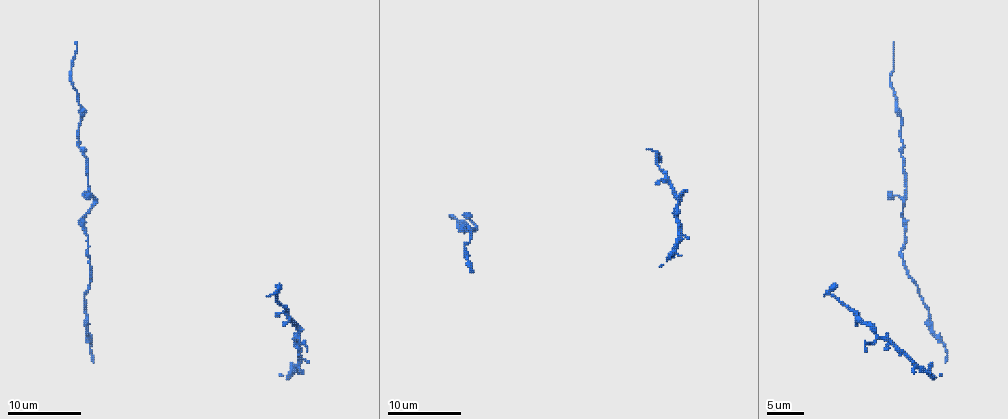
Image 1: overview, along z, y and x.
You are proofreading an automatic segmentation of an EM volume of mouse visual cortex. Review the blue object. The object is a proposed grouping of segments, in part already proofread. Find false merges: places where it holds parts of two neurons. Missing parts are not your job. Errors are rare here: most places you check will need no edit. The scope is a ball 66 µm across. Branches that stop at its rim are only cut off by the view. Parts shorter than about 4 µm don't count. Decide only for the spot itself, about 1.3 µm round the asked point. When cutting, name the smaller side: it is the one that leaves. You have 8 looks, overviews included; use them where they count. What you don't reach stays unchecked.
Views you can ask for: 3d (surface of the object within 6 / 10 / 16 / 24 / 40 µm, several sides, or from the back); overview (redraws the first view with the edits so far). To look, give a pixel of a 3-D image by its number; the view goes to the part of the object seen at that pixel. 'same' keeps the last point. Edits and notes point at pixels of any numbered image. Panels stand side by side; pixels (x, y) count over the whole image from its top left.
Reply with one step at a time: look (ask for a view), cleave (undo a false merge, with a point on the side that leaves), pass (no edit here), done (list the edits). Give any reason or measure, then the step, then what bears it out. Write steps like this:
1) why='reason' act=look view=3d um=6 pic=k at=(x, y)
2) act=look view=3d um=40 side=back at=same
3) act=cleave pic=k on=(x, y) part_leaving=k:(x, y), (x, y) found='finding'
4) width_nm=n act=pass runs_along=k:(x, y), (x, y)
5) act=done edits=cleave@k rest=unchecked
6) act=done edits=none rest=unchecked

act=look view=3d um=10 pic=1 at=(80, 105)

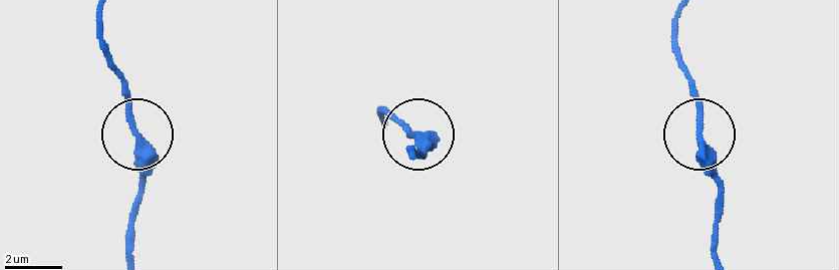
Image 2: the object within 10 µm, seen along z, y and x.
act=pass runs_along=2:(131, 255), (138, 140), (119, 70) found='continuous, no second neuron'

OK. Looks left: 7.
why='calibre changes' act=look view=3d um=10 pic=1 at=(904, 145)

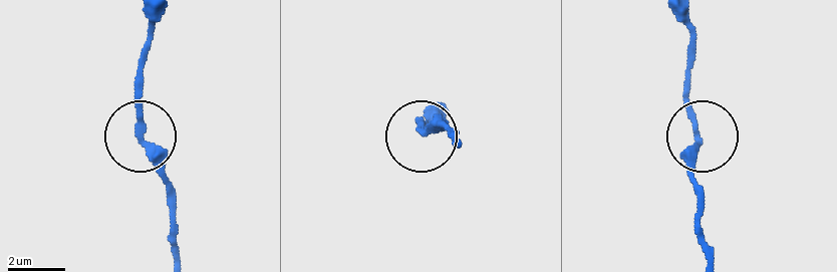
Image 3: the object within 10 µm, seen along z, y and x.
width_nm=220 act=pass runs_along=3:(704, 259), (689, 166), (699, 129), (689, 101), (689, 53) found='all the same neuron'

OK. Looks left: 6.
why='thick turns thin' act=look view=3d um=16 pic=1 at=(86, 233)

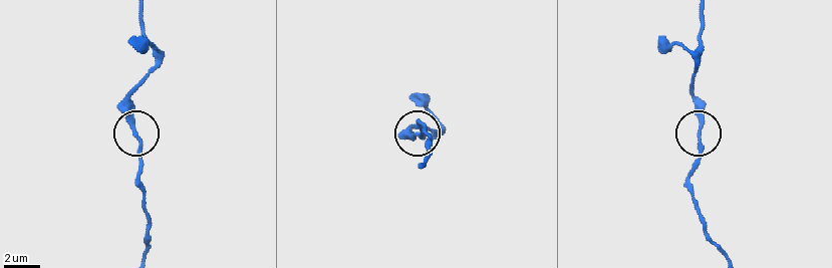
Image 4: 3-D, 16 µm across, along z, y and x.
act=look view=3d um=6 pic=4 at=(699, 134)

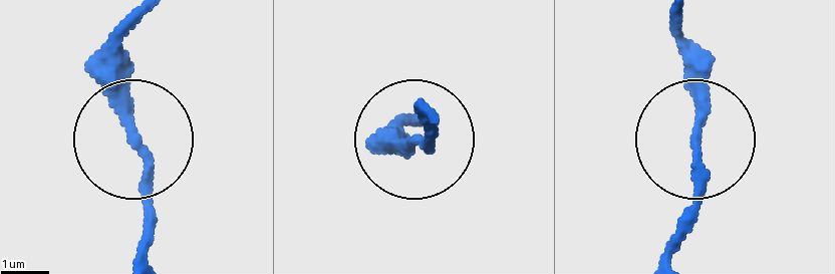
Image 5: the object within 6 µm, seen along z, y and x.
act=pass runs_along=5:(669, 259), (693, 187), (693, 54), (681, 23) found='continuous, no second neuron'

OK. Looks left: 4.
why='sudden change in width' act=look view=3d um=10 pic=1 at=(928, 313)

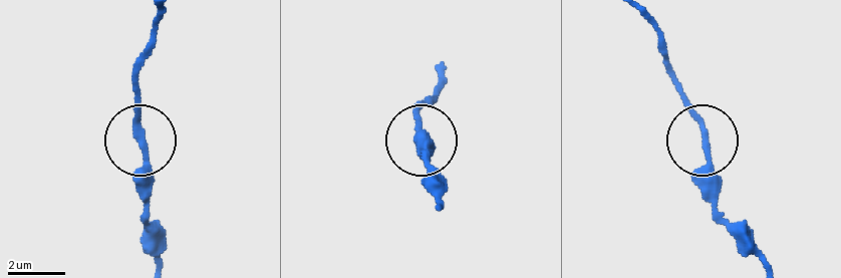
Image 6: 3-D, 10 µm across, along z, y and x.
act=look view=3d um=6 pic=6 at=(143, 144)

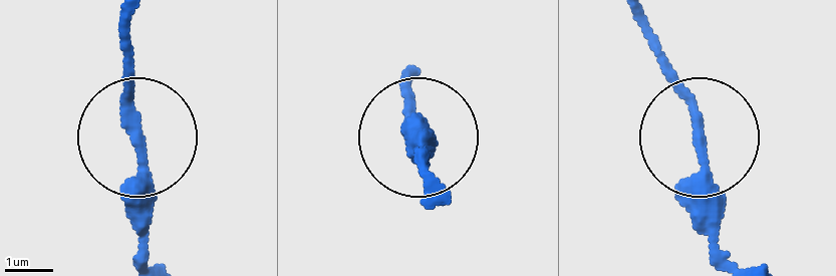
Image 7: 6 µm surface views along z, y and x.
act=pass found='continuous, no second neuron'

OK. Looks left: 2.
act=done edits=none rest=unchecked

